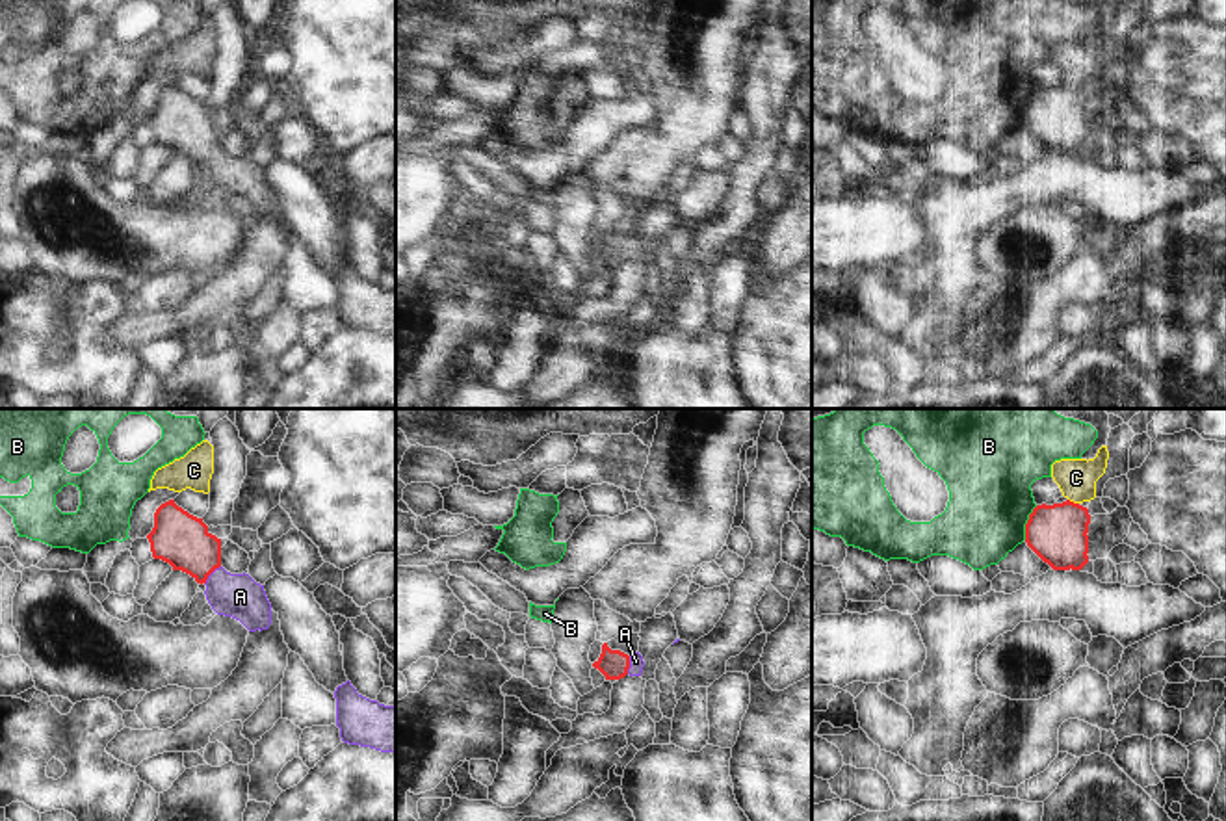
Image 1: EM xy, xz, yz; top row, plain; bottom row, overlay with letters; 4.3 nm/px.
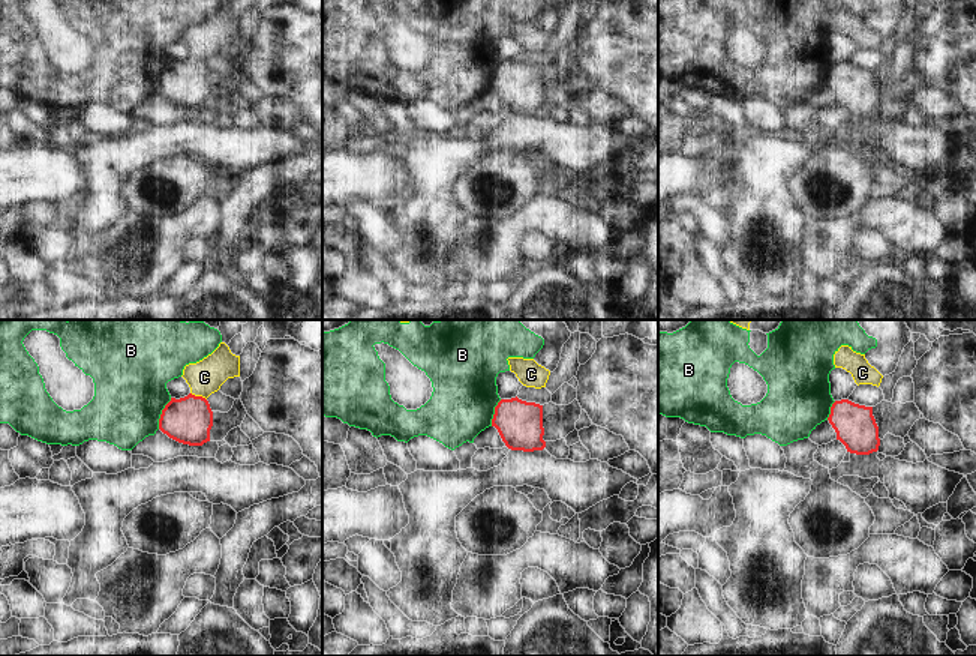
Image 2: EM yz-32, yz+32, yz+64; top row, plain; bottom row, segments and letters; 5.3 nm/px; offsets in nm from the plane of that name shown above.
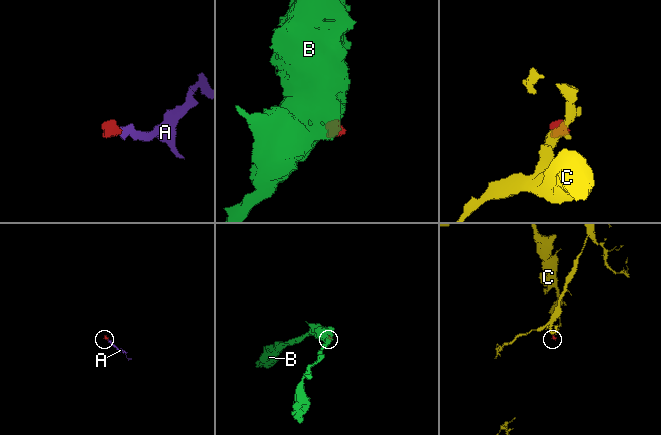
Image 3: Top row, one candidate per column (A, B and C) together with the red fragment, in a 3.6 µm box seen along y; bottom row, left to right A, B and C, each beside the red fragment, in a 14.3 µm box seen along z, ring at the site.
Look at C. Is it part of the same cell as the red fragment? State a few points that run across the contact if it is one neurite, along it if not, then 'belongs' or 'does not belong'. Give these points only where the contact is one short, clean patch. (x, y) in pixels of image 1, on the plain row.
line yz (1057, 117), (1070, 101), (1072, 86), (1076, 62); belongs

